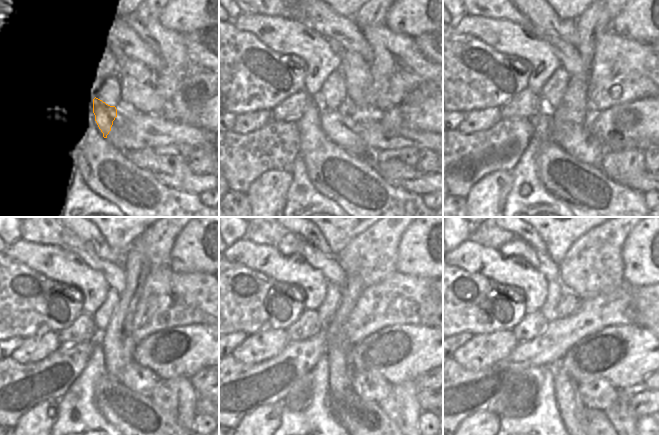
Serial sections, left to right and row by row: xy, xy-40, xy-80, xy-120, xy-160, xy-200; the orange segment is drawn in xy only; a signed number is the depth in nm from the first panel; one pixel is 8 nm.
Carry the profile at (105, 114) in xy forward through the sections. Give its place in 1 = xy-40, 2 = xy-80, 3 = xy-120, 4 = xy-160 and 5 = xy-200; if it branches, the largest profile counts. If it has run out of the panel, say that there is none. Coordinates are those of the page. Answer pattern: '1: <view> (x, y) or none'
1: xy-40 (345, 131)
2: xy-80 (579, 143)
3: xy-120 (139, 379)
4: xy-160 (370, 386)
5: xy-200 (600, 394)

